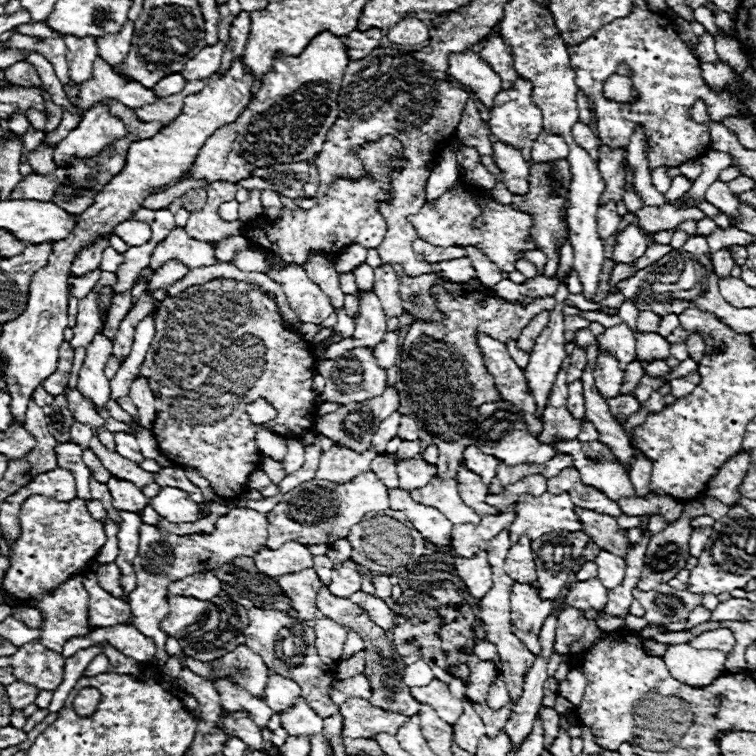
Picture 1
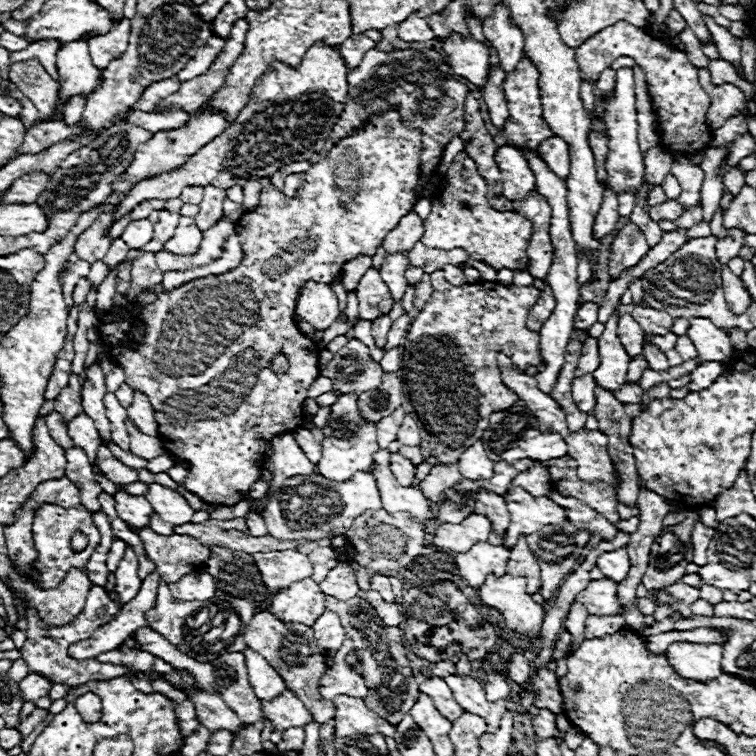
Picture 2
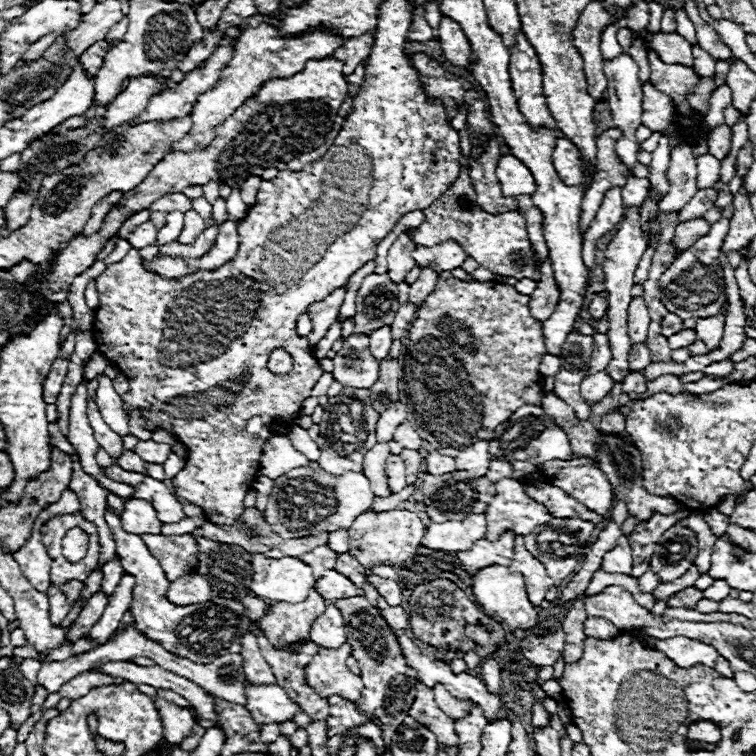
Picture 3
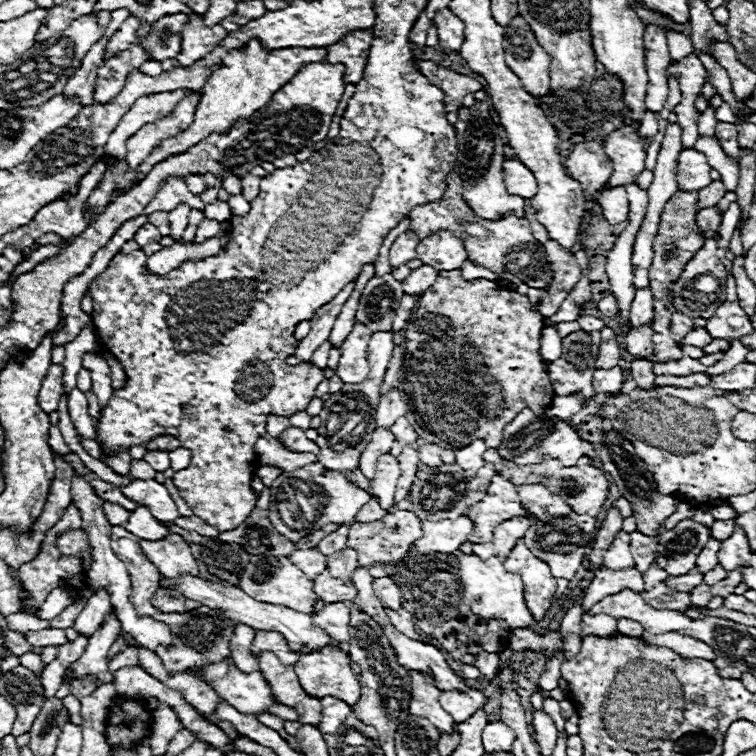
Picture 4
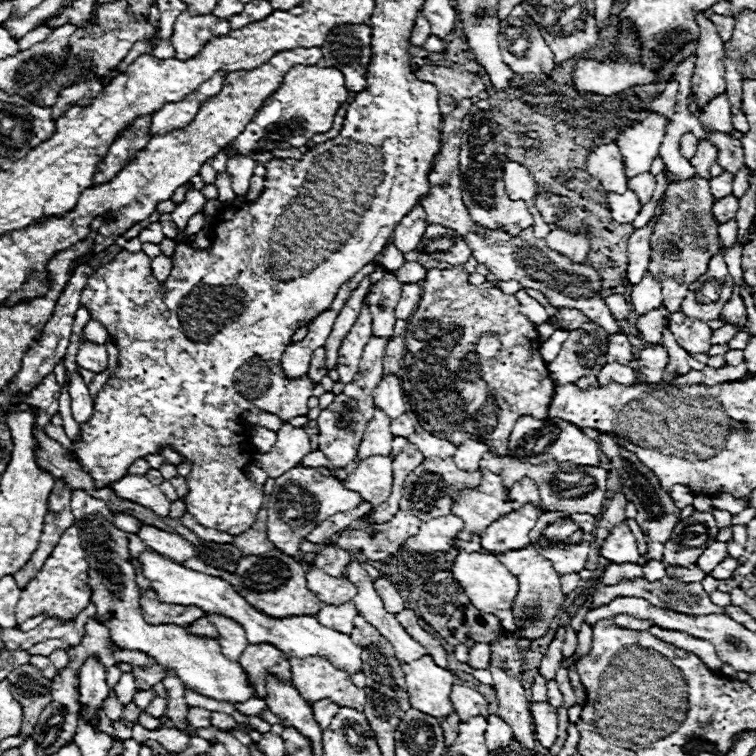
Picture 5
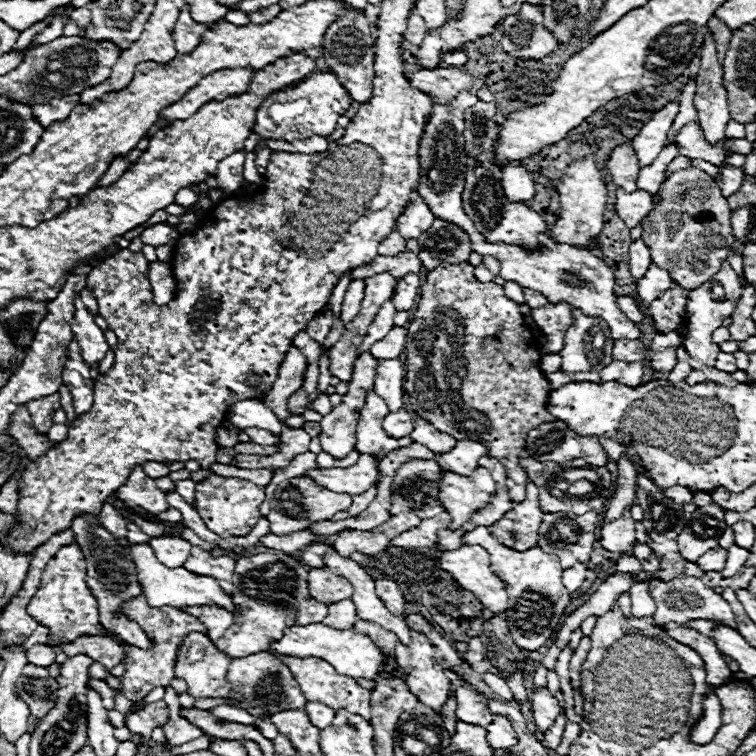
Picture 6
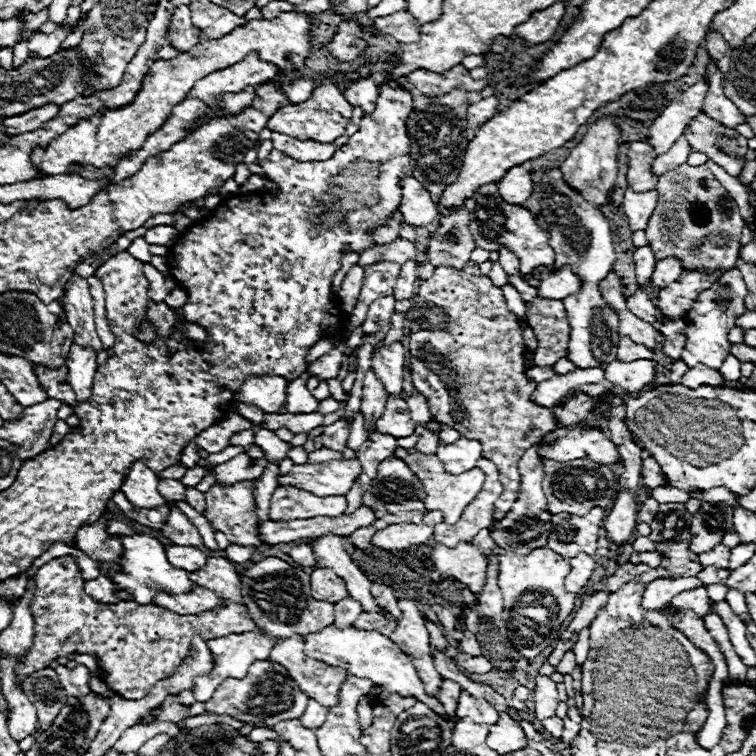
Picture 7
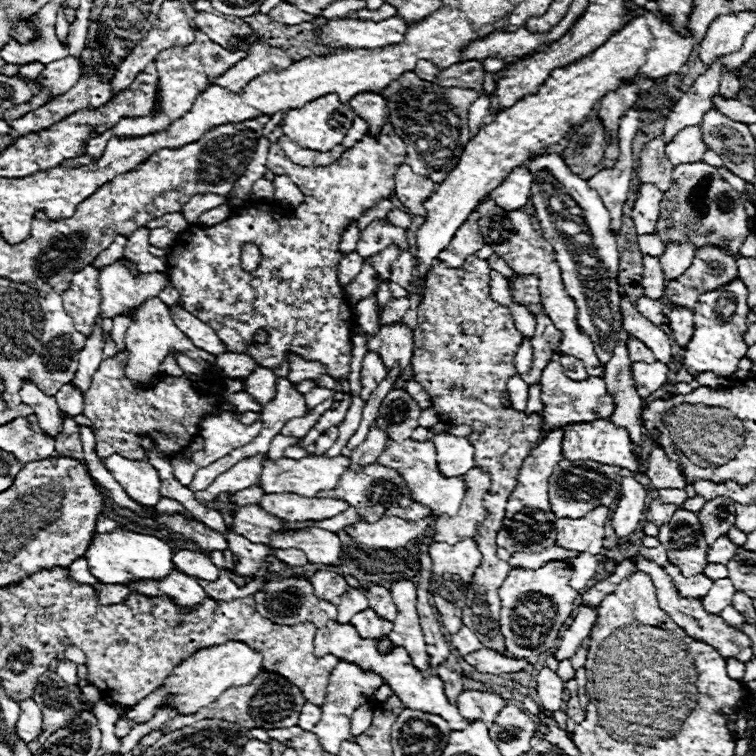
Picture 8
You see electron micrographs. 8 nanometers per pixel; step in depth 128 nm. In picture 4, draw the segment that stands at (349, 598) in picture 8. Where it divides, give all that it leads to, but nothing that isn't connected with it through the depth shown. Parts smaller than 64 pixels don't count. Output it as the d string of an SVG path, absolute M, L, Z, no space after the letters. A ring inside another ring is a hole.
M344 602L326 604L322 612L312 616L312 624L322 628L332 640L338 640L338 642L348 642L350 640L350 634L348 634L350 610Z

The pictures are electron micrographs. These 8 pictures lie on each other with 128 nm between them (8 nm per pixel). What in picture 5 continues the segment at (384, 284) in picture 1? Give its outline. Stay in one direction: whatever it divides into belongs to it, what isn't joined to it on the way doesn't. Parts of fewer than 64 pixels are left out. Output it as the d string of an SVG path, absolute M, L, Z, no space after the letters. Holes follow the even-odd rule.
M418 204L418 208L414 208L412 212L408 212L406 218L402 220L402 224L398 224L398 228L394 230L392 244L402 254L408 254L408 252L414 252L416 250L418 242L424 236L424 230L426 230L426 220L424 218L426 218L426 212Z

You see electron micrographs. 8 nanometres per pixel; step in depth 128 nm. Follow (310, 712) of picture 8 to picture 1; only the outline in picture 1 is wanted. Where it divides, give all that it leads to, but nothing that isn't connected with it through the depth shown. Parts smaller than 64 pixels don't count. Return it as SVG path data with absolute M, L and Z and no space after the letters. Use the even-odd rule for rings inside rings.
M348 698L340 706L340 712L344 716L344 738L372 738L380 732L396 734L398 728L410 720L410 716L386 712L362 698Z

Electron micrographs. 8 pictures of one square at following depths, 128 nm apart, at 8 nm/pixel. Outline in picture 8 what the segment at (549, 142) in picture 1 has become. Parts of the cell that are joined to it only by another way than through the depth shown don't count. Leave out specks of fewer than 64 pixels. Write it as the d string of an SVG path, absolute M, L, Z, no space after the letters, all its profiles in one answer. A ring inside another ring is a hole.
M654 138L644 144L640 152L640 166L636 170L636 176L642 184L654 184L662 192L670 188L670 176L674 170L674 166L666 160L664 148L666 144L662 138Z

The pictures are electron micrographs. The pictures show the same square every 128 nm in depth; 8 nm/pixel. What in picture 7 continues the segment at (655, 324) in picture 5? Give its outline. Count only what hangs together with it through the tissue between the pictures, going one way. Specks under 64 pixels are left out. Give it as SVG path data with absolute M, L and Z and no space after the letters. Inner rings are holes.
M696 270L682 272L682 280L672 282L658 292L658 310L670 320L684 318L692 302L698 298L698 292L710 288L710 284L714 284L714 280L718 280L720 274L722 272L714 272L714 274L696 272Z

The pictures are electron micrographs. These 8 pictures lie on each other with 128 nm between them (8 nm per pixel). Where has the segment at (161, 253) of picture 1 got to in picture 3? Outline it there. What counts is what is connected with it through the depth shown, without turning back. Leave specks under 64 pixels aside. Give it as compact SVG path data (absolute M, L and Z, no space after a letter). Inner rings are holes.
M194 210L186 212L186 214L184 214L184 228L182 228L182 232L180 232L178 242L180 242L180 244L192 244L192 242L196 240L196 236L198 236L204 228L206 228L206 222L204 222Z

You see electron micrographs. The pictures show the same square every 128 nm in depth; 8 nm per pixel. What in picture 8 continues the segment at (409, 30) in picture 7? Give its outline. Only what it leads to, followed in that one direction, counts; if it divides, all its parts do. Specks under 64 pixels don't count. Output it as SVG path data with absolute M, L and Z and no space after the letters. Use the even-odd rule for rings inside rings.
M390 16L390 20L380 22L334 18L322 28L320 38L330 46L378 48L402 42L408 32L408 26L410 24L398 16Z

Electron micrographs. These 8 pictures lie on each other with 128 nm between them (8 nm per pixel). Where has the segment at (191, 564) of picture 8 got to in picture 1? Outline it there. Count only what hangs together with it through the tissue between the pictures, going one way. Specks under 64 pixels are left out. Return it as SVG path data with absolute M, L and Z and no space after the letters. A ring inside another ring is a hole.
M110 476L110 480L106 482L106 486L110 488L112 494L112 504L116 510L128 510L128 512L140 512L146 504L148 498L142 494L140 488L136 488L132 482L128 480L118 480L114 476Z

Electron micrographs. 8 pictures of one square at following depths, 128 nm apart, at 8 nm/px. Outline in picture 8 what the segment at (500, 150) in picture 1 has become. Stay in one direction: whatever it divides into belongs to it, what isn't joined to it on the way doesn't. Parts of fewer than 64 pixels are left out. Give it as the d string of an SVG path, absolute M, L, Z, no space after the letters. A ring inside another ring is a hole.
M514 168L514 172L510 172L510 176L498 188L494 188L494 192L490 192L490 198L506 210L518 210L528 202L530 186L532 174L526 168Z

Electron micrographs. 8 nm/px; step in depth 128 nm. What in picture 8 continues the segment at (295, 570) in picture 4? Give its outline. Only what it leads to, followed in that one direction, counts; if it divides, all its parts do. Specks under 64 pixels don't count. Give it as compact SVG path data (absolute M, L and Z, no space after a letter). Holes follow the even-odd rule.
M286 578L286 580L270 580L266 582L258 592L254 592L254 606L258 608L260 616L266 616L268 620L274 620L274 624L288 624L294 626L298 622L312 622L316 628L324 628L330 620L336 620L336 606L318 600L314 596L310 580L302 578ZM226 642L220 646L202 648L172 670L166 686L158 688L158 692L152 692L150 696L146 696L146 700L140 700L140 704L130 708L130 712L126 712L126 716L136 720L138 724L148 722L154 716L156 706L162 702L162 698L166 694L174 694L172 708L178 708L180 714L192 714L192 712L212 704L226 688L248 684L262 670L260 664L262 664L262 654L254 652L254 648L250 648L244 642Z

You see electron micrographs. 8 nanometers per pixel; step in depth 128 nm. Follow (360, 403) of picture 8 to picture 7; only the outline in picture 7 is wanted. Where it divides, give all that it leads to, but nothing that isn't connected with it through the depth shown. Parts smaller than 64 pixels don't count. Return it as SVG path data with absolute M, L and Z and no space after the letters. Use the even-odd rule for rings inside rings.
M314 450L312 454L308 454L308 464L320 464L320 462L328 462L328 460L340 460L342 454L340 452L332 452L332 450Z

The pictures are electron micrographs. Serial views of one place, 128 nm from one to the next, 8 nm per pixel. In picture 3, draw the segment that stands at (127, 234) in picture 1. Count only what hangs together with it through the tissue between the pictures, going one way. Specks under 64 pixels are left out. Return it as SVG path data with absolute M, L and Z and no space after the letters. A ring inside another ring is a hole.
M148 220L148 222L144 222L144 224L140 224L134 232L130 232L128 234L128 242L130 242L130 246L132 248L144 248L144 246L150 246L150 244L154 244L156 242L156 234L158 234L158 230L154 228L154 224Z

